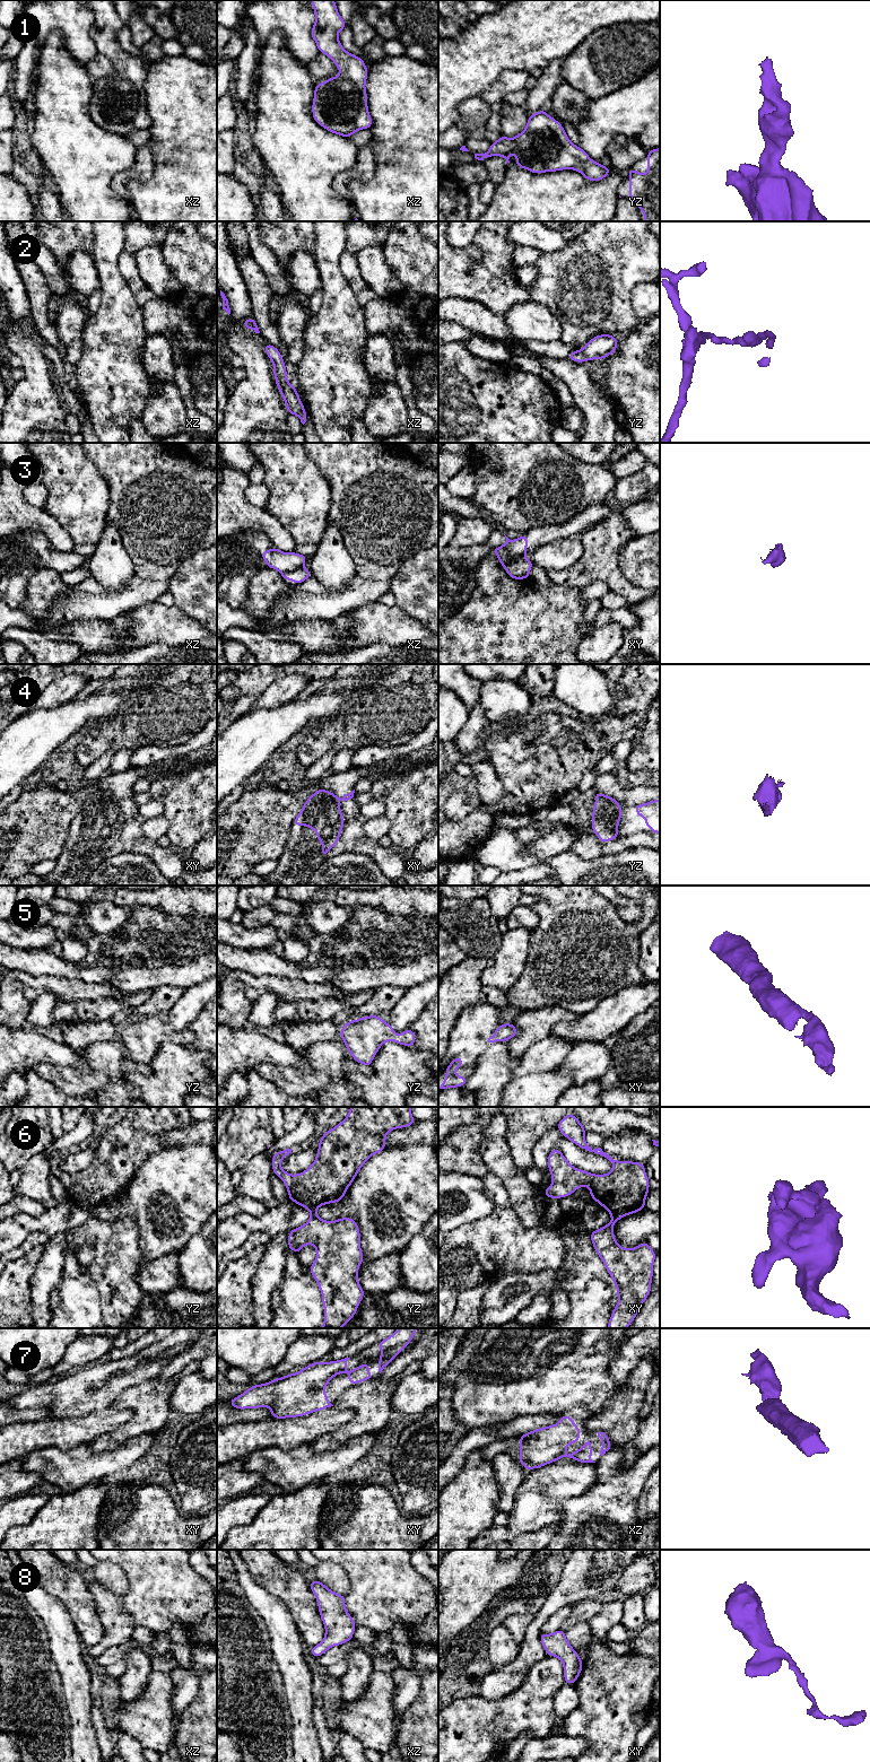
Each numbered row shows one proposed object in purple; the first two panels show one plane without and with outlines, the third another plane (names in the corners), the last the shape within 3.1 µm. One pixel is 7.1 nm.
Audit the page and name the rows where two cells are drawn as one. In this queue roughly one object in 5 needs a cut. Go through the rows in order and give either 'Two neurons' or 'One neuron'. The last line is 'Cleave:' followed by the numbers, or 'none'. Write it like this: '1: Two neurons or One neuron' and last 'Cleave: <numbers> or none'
1: One neuron
2: One neuron
3: Two neurons
4: One neuron
5: One neuron
6: One neuron
7: One neuron
8: One neuron
Cleave: 3

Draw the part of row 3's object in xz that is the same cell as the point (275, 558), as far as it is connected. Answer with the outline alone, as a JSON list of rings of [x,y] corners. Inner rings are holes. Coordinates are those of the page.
[[[269,548],[260,553],[267,564],[267,567],[278,570],[279,573],[295,570],[303,566],[306,556],[297,552],[282,552],[279,548]]]

